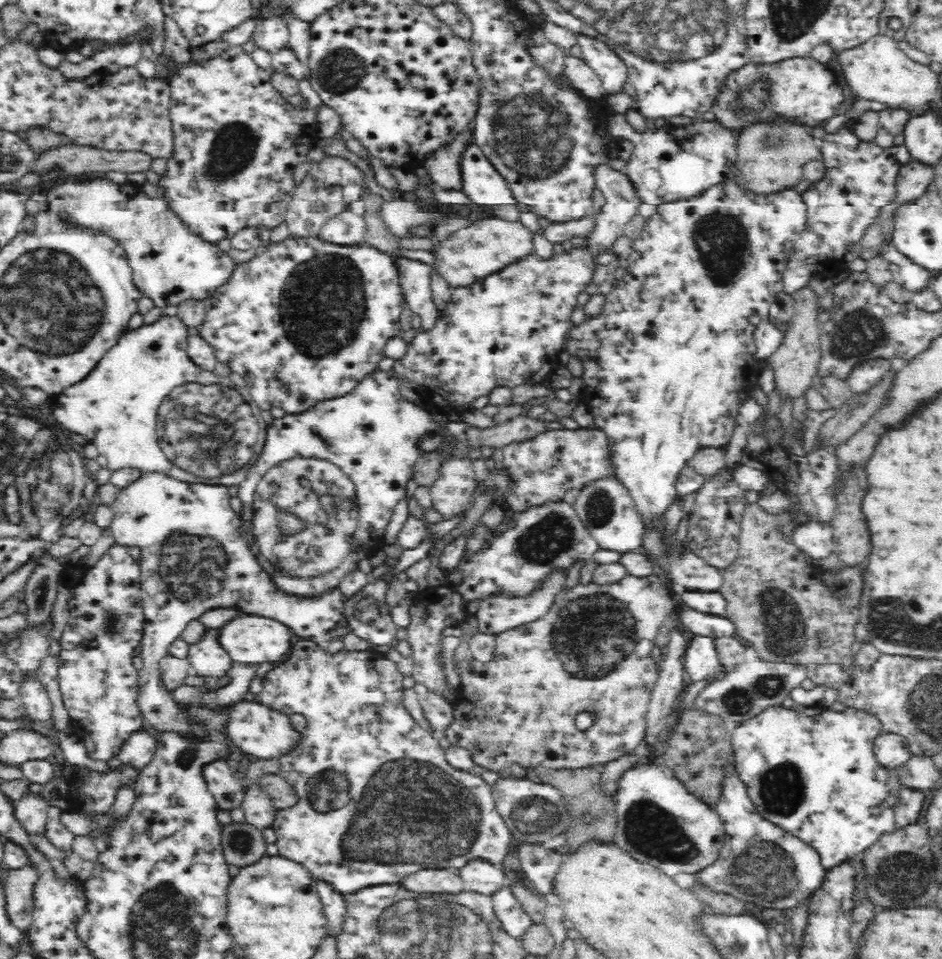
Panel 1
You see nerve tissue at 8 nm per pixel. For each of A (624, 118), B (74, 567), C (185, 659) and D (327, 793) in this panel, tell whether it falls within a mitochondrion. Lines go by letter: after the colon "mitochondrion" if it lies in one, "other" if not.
A: other
B: other
C: other
D: mitochondrion

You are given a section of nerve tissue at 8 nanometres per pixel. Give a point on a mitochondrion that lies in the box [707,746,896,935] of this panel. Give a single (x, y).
(765, 871)

